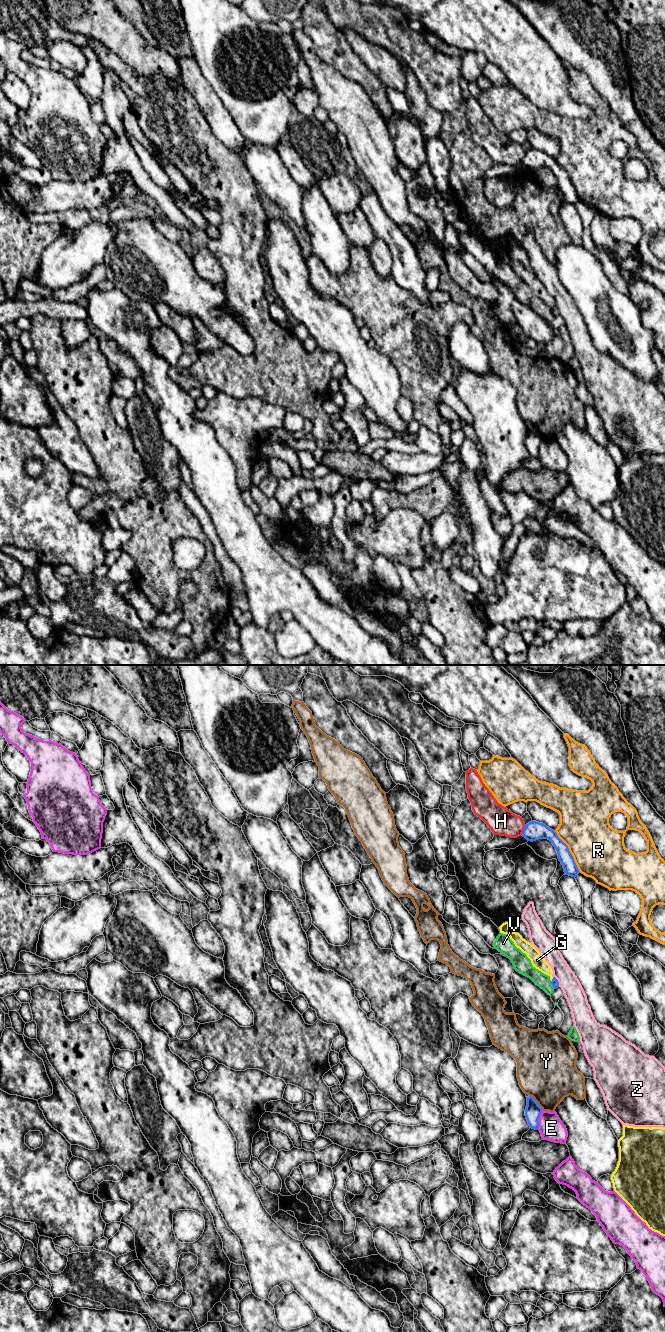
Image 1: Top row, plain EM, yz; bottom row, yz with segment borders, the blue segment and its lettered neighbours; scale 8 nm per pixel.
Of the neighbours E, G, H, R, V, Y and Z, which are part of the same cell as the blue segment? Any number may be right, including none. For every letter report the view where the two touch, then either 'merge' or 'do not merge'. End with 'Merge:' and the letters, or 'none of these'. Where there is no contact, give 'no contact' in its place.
E: yz | do not merge
G: yz | do not merge
H: yz | do not merge
R: yz | do not merge
V: yz | do not merge
Y: yz | do not merge
Z: yz | do not merge
Merge: none of these

